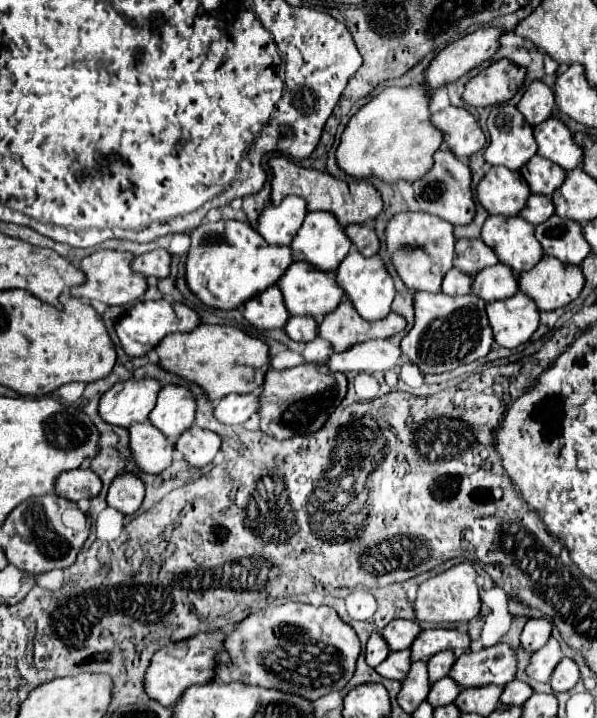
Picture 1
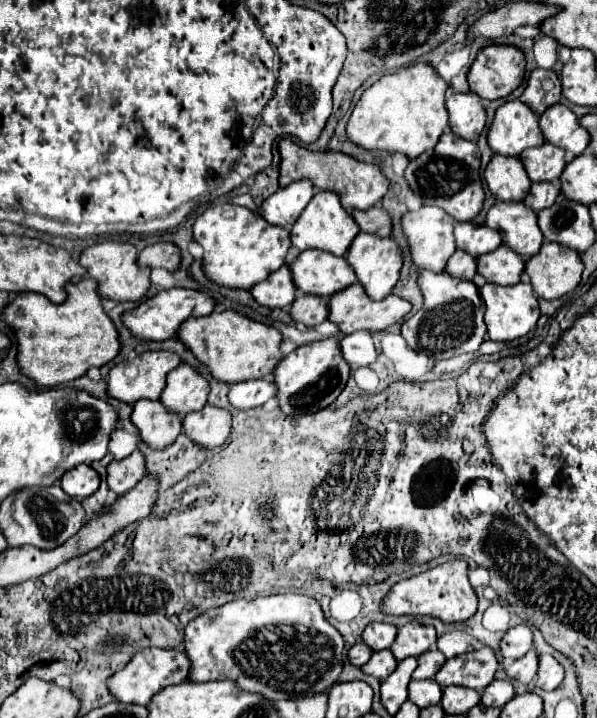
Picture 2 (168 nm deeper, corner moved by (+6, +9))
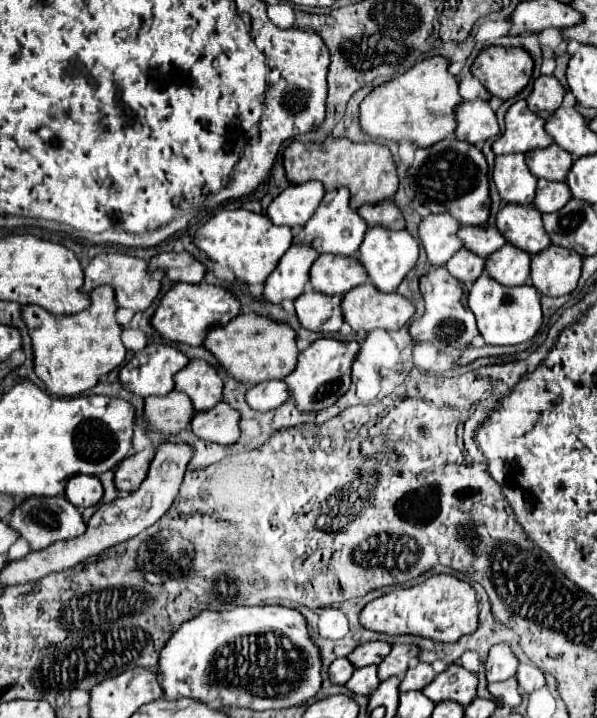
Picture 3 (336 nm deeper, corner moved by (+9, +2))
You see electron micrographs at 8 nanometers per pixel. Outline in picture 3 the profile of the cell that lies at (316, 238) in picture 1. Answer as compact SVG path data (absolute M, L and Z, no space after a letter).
M341 187L341 189L325 193L321 205L313 213L313 217L301 227L301 231L295 235L293 243L295 245L309 245L319 255L323 255L323 253L355 255L361 241L363 241L365 231L367 231L365 221L349 207L349 191L345 191L345 187Z

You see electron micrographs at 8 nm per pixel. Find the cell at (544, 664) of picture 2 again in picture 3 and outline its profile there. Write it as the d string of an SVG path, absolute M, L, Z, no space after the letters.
M519 665L517 669L517 681L525 693L533 693L535 689L545 687L545 675L535 665Z

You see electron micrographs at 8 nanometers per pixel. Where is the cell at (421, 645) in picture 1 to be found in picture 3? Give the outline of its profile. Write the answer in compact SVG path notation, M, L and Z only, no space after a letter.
M395 643L391 653L385 657L385 661L379 665L379 679L385 681L393 675L403 677L405 671L409 669L409 663L419 657L421 649L417 645L407 645L407 643Z

